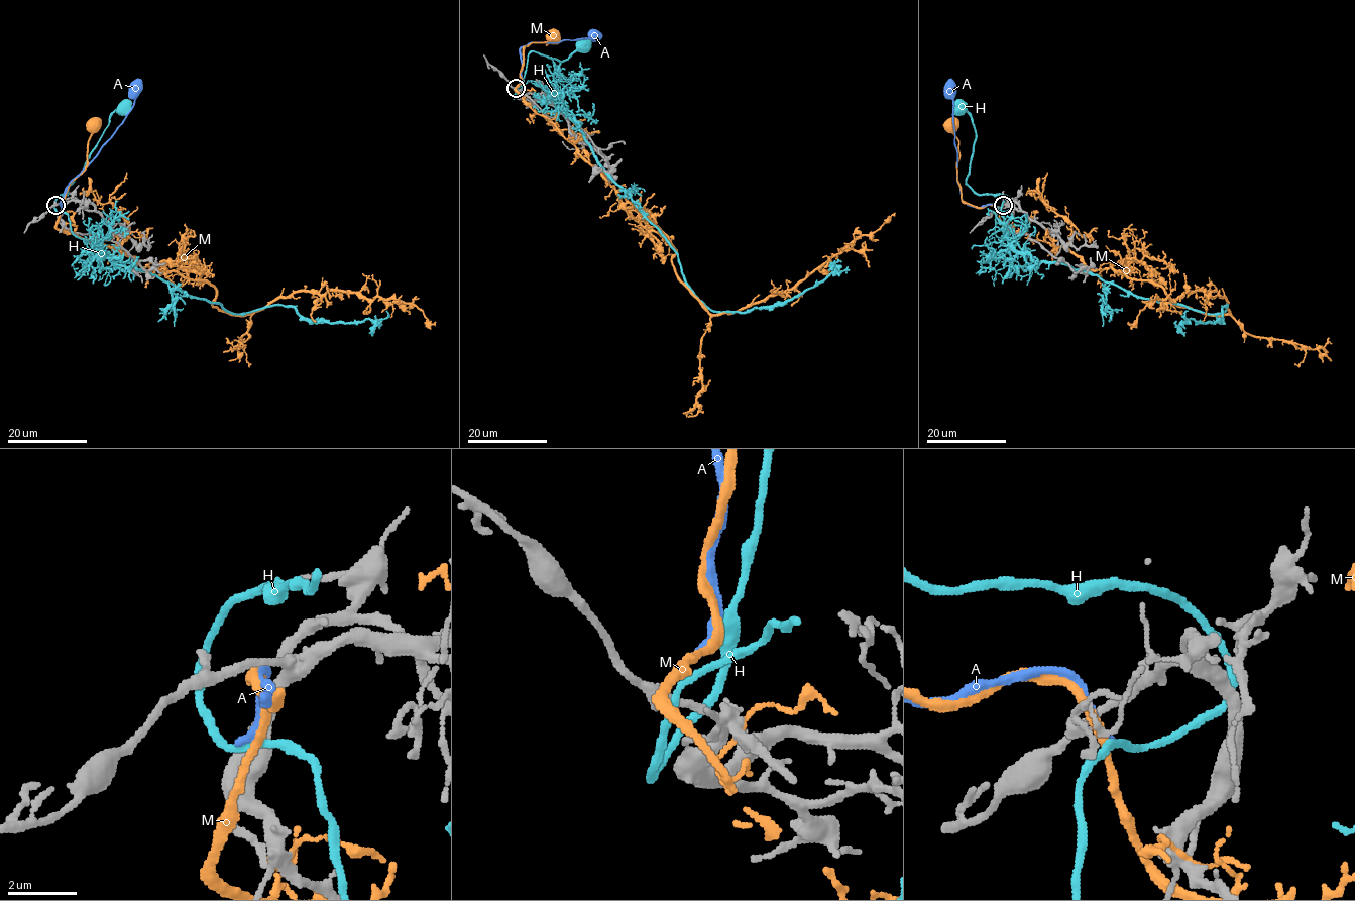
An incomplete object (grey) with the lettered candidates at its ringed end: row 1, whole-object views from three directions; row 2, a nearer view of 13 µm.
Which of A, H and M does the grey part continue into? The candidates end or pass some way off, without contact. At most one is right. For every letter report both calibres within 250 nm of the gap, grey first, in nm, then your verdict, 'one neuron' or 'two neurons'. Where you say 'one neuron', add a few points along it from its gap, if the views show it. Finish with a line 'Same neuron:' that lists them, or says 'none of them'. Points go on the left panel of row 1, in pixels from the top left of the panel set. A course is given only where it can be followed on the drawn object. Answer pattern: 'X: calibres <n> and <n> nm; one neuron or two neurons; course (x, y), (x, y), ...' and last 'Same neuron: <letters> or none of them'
A: calibres 340 and 240 nm; one neuron; course (59, 211), (66, 187), (94, 158), (123, 121), (133, 104), (135, 88)
H: calibres 340 and 200 nm; two neurons
M: calibres 340 and 260 nm; two neurons
Same neuron: A

